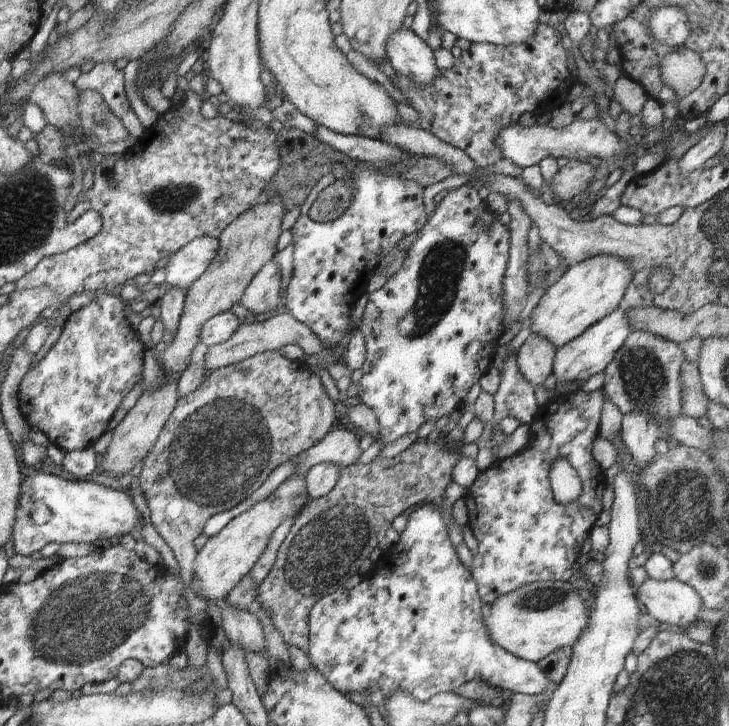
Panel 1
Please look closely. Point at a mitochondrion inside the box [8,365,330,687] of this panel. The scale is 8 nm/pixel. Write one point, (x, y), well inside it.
(85, 618)

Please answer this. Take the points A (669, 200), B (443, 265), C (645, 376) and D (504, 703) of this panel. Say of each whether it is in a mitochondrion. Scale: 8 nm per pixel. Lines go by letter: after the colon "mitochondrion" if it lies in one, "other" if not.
A: other
B: mitochondrion
C: mitochondrion
D: other

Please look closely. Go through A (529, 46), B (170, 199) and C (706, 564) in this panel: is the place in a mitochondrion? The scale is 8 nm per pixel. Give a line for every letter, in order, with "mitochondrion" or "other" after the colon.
A: other
B: mitochondrion
C: mitochondrion

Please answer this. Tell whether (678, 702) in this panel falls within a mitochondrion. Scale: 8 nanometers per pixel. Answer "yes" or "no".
yes

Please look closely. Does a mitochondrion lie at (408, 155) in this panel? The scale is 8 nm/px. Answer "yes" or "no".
no

